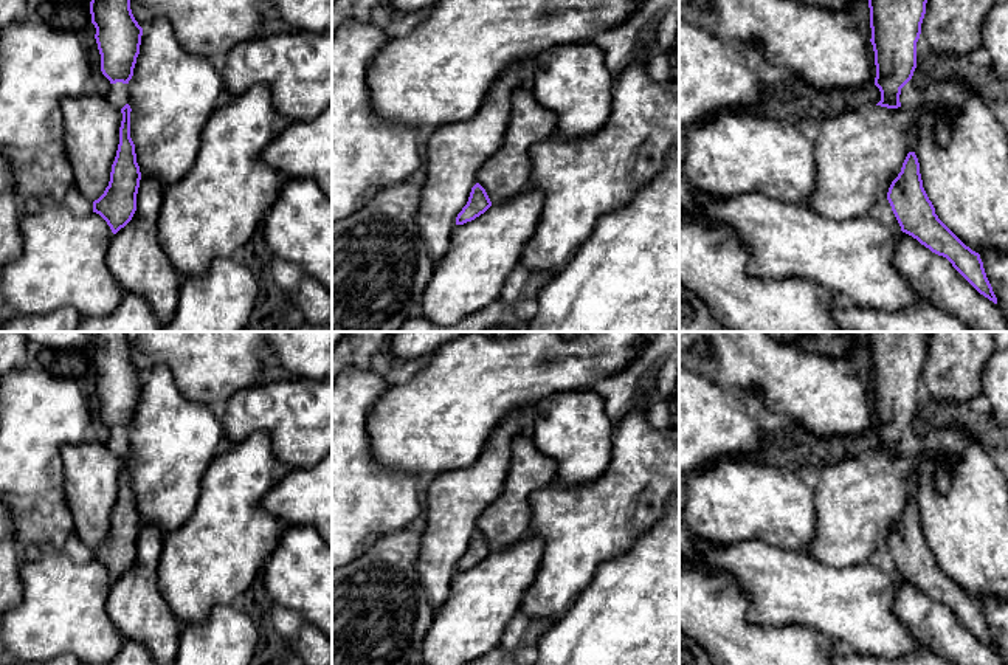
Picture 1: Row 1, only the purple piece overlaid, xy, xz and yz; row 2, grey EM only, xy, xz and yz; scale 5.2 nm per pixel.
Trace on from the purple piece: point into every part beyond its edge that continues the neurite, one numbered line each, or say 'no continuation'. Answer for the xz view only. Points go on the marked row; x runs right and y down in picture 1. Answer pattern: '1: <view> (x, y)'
no continuation

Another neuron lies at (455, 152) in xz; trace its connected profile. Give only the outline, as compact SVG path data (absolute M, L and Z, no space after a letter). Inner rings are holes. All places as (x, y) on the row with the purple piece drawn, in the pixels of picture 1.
M533 59L502 71L479 110L465 121L440 126L426 141L426 181L414 217L434 264L450 250L456 217L467 205L478 172L502 146L512 96L533 85Z

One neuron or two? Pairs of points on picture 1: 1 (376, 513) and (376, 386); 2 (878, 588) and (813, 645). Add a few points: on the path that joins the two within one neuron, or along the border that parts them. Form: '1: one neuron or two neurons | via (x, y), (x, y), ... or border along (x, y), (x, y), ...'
1: one neuron | via (354, 482), (354, 417)
2: two neurons | border along (788, 625), (804, 625), (818, 630), (844, 648)

